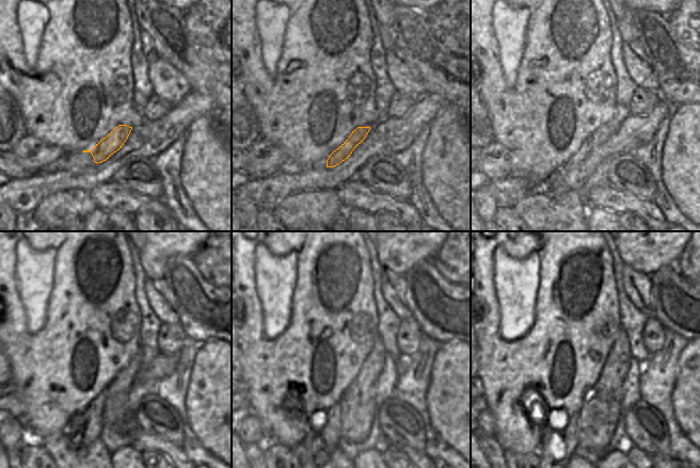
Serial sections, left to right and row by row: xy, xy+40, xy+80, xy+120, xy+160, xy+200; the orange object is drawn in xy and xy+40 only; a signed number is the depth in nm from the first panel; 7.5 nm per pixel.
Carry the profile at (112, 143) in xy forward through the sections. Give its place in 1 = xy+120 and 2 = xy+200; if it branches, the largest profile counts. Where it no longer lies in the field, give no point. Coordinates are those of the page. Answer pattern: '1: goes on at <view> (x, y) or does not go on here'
1: goes on at xy+120 (85, 426)
2: goes on at xy+200 (556, 448)

